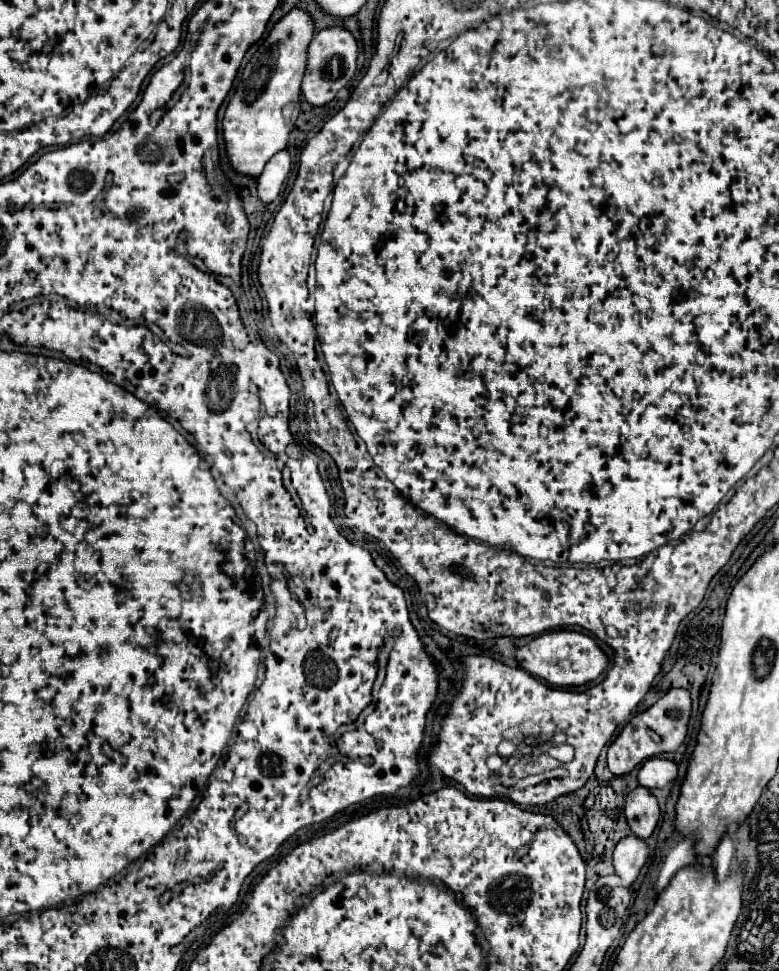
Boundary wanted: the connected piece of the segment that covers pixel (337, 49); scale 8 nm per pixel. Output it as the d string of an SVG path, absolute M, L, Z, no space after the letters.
M325 28L315 34L307 50L307 68L301 82L301 94L311 106L325 106L353 78L357 50L353 34L345 28Z

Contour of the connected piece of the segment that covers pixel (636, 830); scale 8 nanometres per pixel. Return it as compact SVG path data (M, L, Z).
M635 788L625 798L623 814L625 814L627 824L633 830L633 834L645 840L653 834L661 812L659 812L657 798L649 790Z

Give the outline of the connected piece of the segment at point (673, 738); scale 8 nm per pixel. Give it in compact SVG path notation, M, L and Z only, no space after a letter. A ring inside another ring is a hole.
M683 688L669 690L659 702L655 702L645 712L639 712L637 716L633 716L623 726L623 730L619 732L619 736L615 738L615 742L607 750L609 770L615 776L629 774L633 768L643 764L647 758L653 758L655 754L675 752L687 736L689 716L691 716L691 696L689 696L689 692L683 690Z

